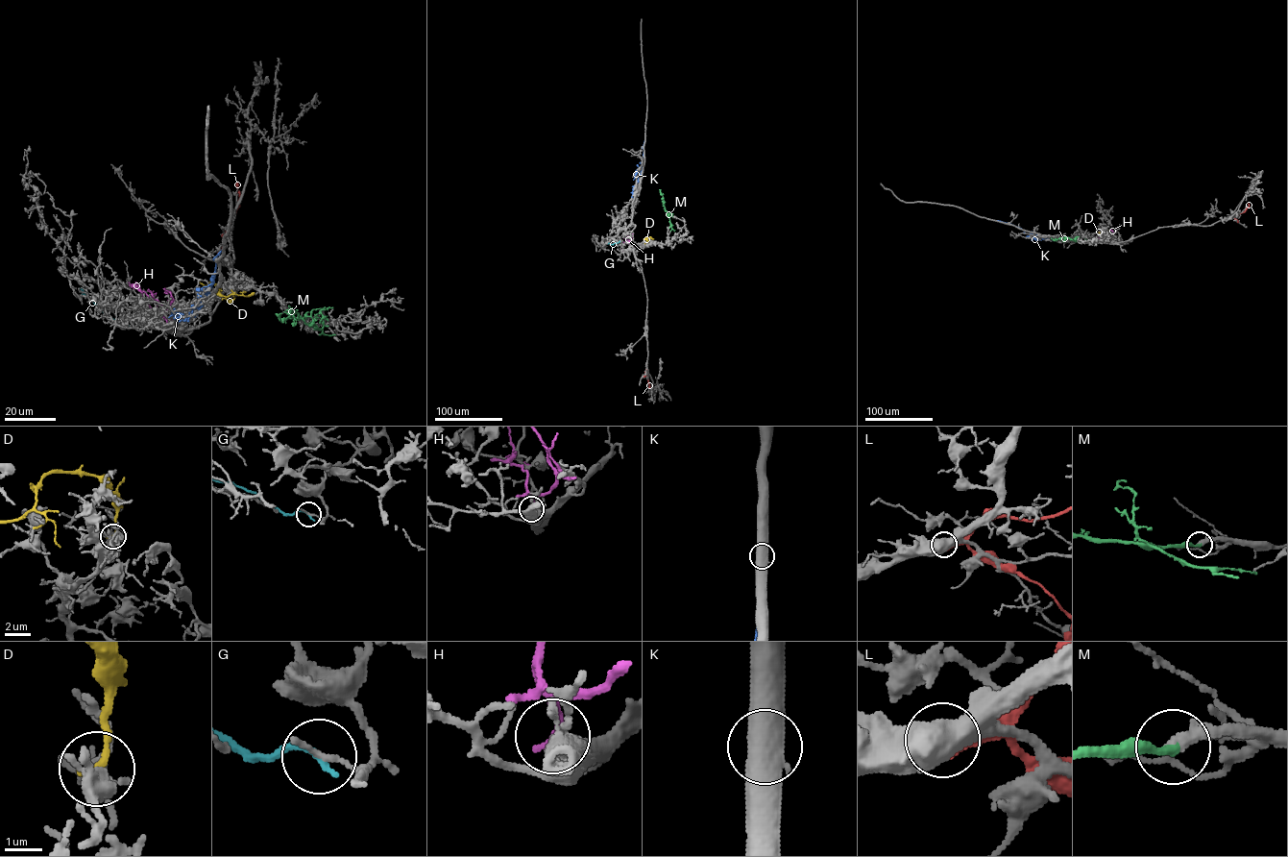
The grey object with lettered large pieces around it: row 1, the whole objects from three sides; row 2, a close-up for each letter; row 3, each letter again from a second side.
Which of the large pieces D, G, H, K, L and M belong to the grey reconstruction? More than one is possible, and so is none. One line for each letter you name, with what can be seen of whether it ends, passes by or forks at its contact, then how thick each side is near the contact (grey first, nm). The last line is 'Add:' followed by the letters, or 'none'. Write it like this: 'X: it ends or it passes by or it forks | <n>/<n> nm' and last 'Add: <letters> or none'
M: it ends | 280/240 nm
Add: M

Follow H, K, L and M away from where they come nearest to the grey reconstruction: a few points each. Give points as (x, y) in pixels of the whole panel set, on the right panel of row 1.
H: (1101, 242), (1098, 237), (1105, 231), (1113, 232)
K: (996, 220), (1043, 237), (1061, 238)
L: (1231, 217), (1243, 212), (1249, 204)
M: (1089, 242), (1052, 238)

